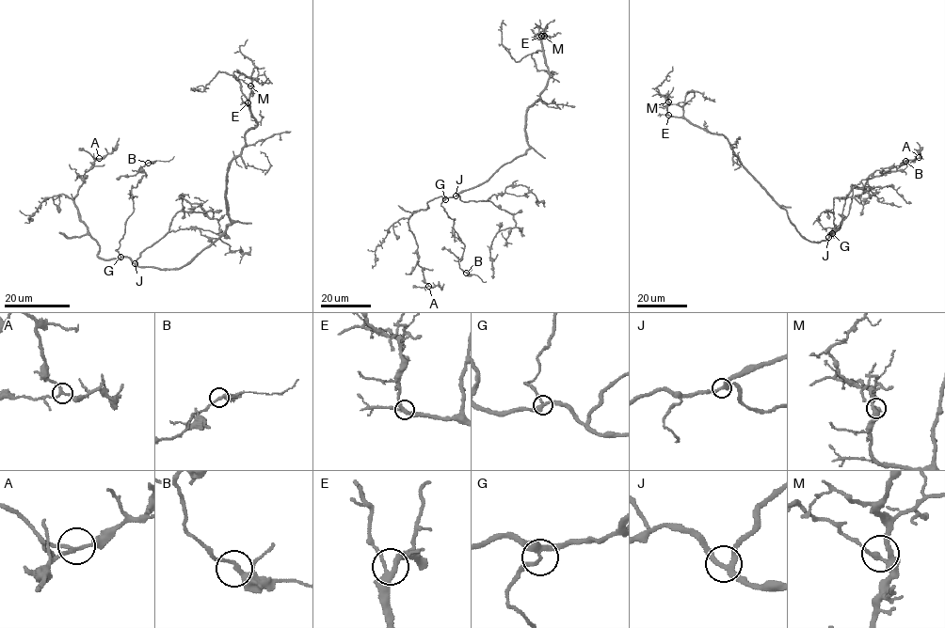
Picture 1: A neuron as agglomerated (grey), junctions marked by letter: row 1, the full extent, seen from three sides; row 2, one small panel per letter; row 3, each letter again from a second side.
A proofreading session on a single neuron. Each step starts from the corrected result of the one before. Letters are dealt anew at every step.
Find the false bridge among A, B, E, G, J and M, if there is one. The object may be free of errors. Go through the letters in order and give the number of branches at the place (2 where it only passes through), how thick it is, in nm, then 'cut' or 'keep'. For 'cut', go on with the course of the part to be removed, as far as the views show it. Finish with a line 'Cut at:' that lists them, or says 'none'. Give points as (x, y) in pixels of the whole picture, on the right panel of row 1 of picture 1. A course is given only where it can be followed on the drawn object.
A: 3 | 190 nm | keep
B: 3 | 220 nm | keep
E: 3 | 280 nm | keep
G: 3 | 240 nm | keep
J: 3 | 240 nm | keep
M: 3 | 240 nm | keep
Cut at: none

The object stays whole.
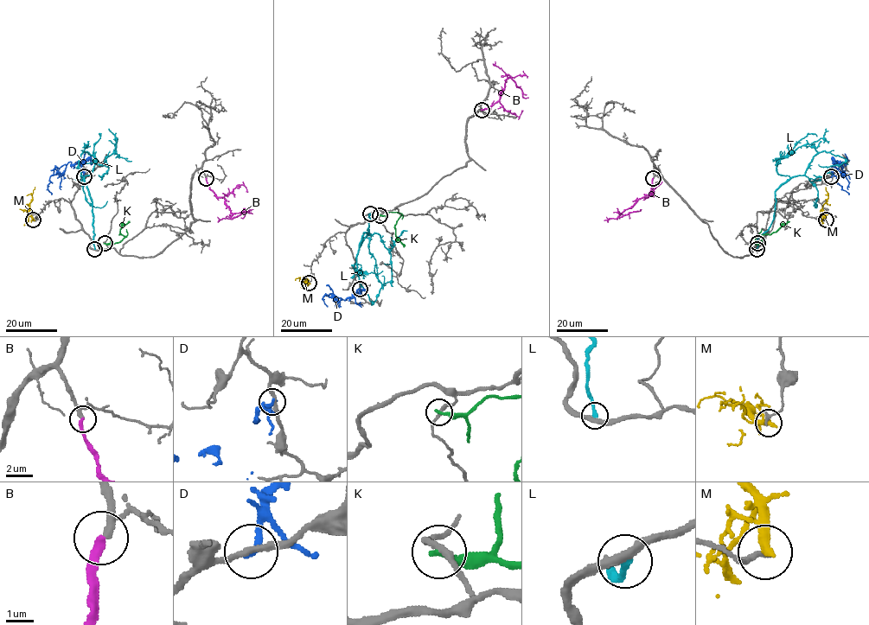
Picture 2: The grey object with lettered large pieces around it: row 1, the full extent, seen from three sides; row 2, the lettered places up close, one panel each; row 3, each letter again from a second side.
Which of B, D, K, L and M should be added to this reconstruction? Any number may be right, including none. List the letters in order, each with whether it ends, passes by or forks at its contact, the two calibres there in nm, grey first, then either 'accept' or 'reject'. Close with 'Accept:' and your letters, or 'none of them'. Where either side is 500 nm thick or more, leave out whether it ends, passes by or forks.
B: it ends; calibres 220 and 300 nm; accept
D: it ends; calibres 240 and 240 nm; reject
K: it ends; calibres 240 and 240 nm; reject
L: it ends; calibres 320 and 280 nm; reject
M: it ends; calibres 200 and 400 nm; reject
Accept: B

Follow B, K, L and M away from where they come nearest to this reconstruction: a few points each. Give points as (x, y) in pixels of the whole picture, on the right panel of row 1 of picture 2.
B: (653, 178), (650, 194), (639, 198), (617, 218), (640, 209)
K: (757, 243), (754, 243), (757, 237), (771, 234), (789, 221)
L: (757, 248), (757, 239), (773, 219), (775, 192), (802, 175), (820, 152), (845, 160), (808, 180)
M: (826, 220), (822, 205), (827, 198), (825, 187)

